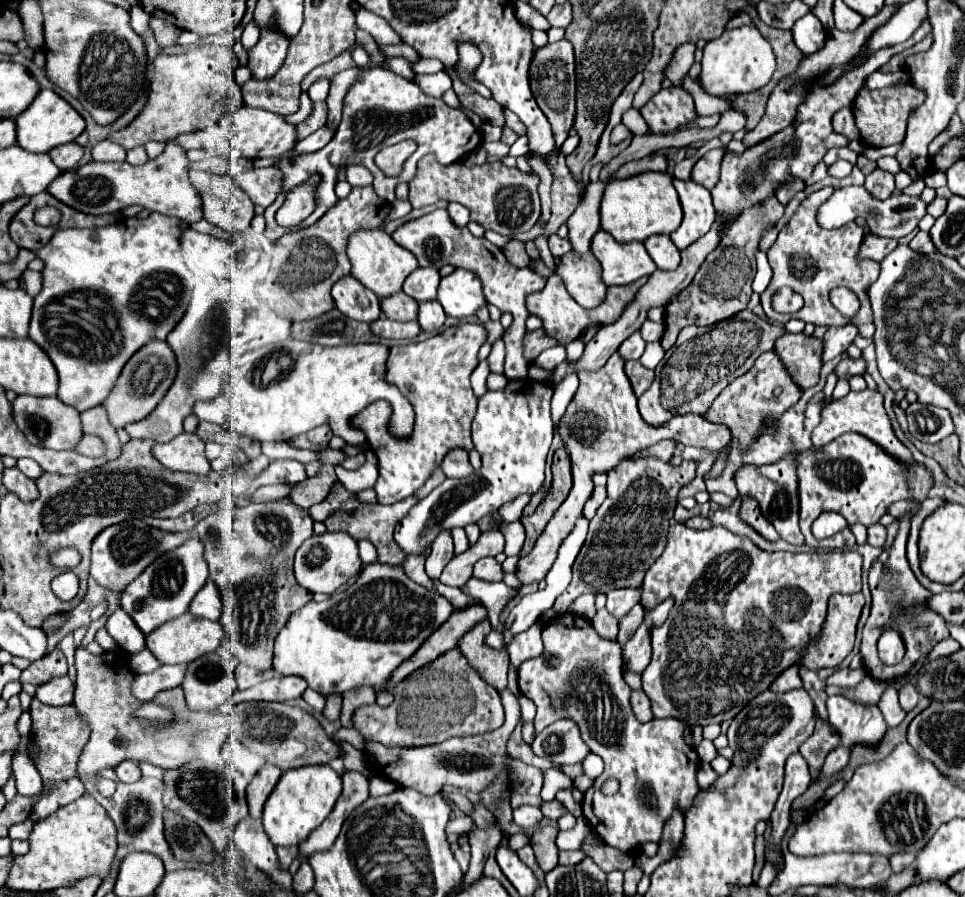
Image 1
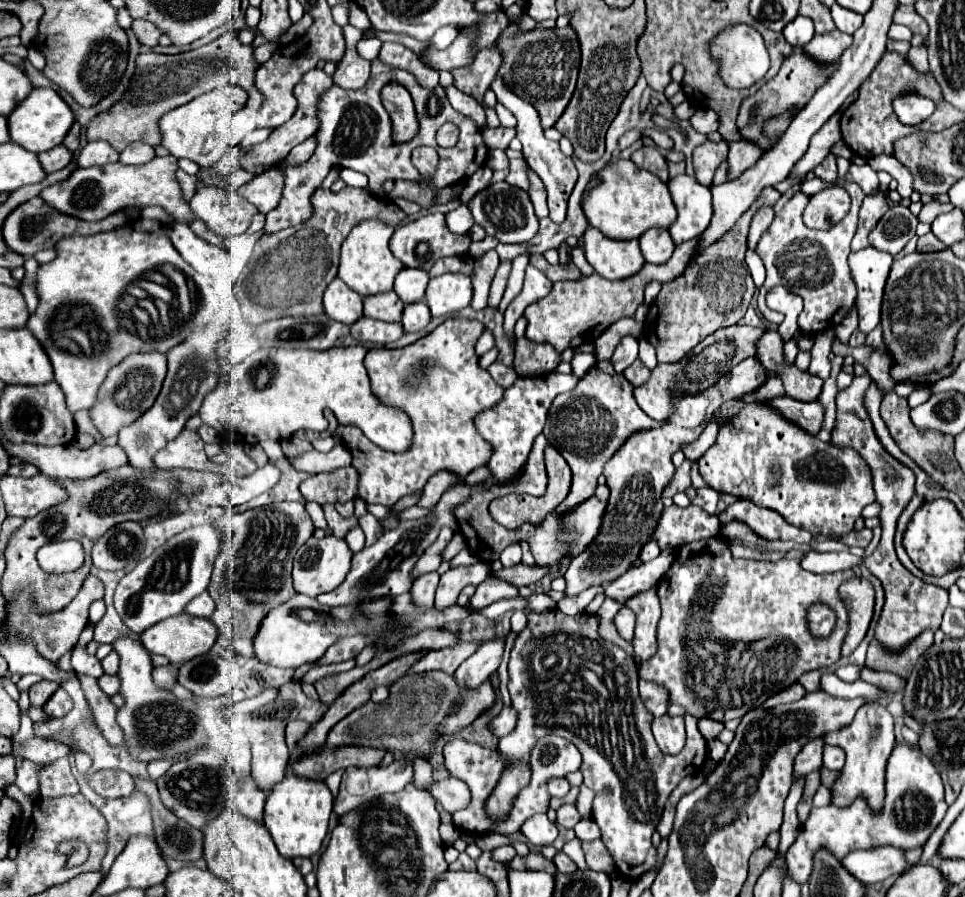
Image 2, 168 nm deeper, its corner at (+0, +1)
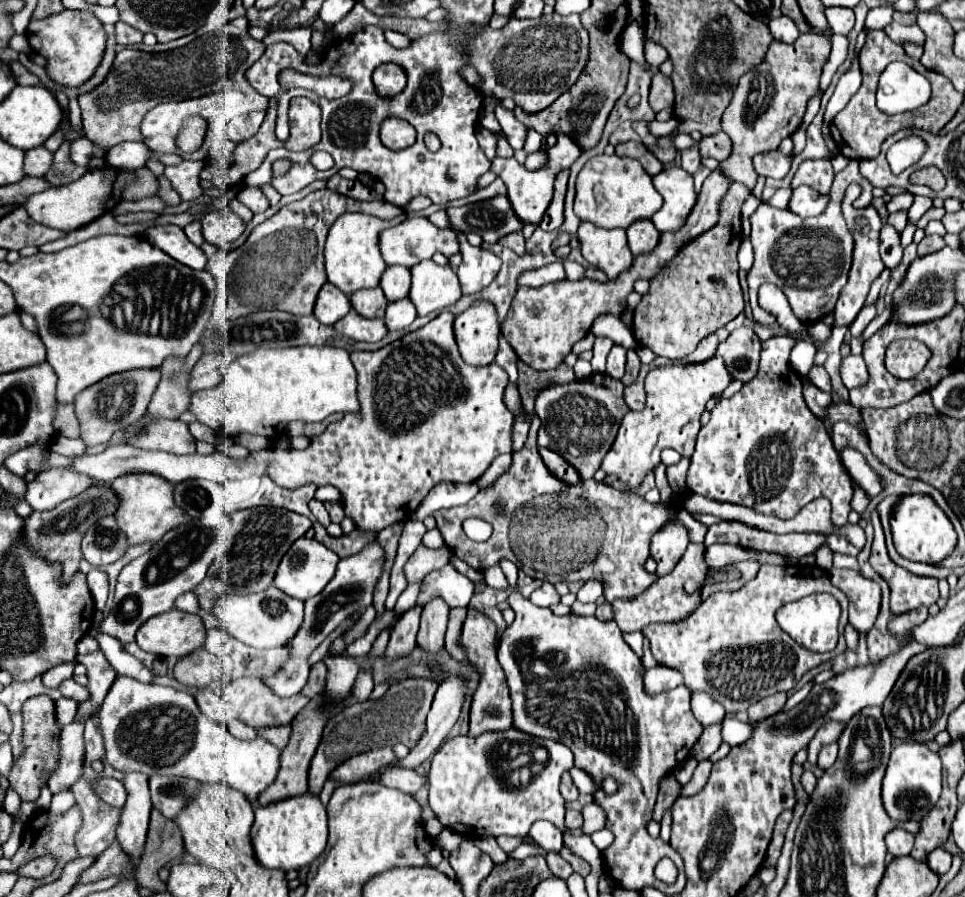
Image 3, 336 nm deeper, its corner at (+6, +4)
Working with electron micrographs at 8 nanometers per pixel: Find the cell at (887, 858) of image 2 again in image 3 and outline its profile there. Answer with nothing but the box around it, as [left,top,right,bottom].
[887,829,915,857]

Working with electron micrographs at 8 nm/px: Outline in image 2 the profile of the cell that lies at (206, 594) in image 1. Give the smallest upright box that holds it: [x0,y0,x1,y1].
[185,592,215,618]

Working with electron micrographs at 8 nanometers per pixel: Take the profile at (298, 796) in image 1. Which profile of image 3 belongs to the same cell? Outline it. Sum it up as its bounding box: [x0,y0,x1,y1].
[251,795,327,871]

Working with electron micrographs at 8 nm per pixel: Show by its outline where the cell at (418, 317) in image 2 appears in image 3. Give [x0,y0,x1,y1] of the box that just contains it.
[383,299,417,331]

